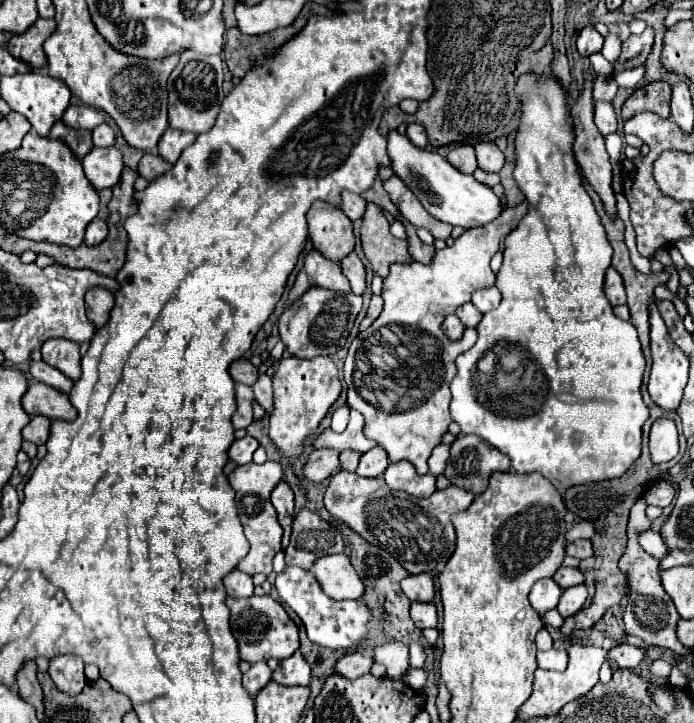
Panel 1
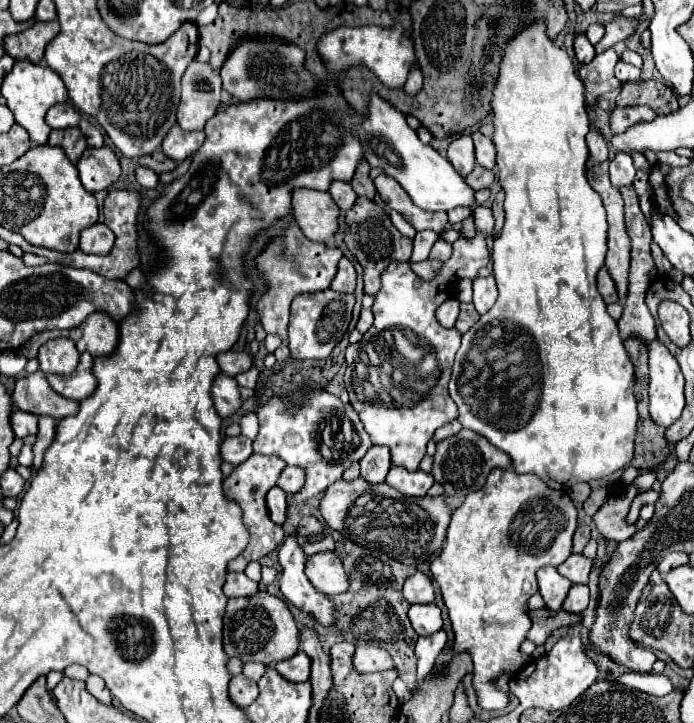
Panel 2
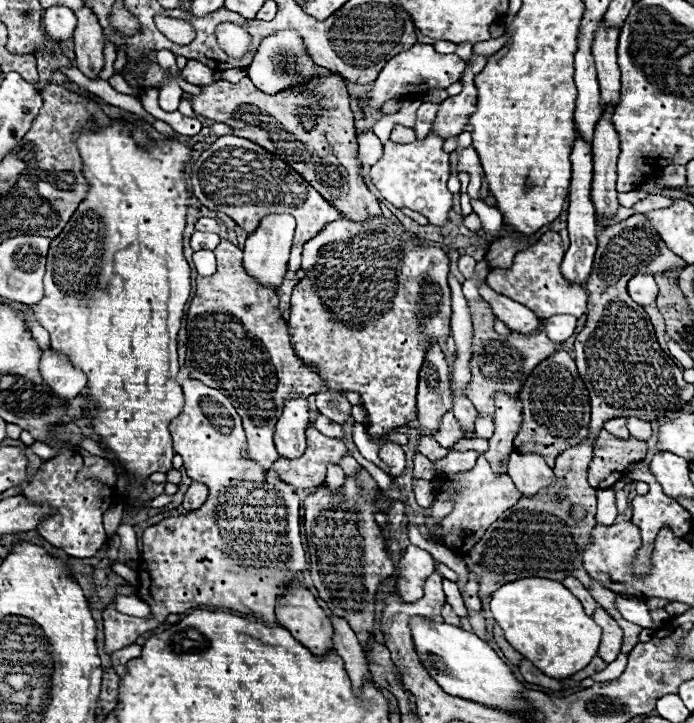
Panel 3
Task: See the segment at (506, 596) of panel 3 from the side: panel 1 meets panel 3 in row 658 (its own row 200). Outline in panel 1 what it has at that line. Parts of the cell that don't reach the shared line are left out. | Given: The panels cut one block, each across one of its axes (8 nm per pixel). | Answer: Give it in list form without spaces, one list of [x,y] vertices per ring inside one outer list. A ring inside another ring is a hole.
[[[526,74],[520,76],[516,92],[522,98],[522,124],[516,136],[516,170],[514,170],[514,178],[520,186],[520,190],[524,192],[526,200],[530,202],[530,212],[524,216],[524,220],[520,220],[518,228],[512,230],[506,240],[504,240],[504,262],[496,274],[496,288],[502,292],[502,302],[496,310],[490,310],[484,314],[484,318],[478,324],[478,342],[466,350],[464,354],[460,354],[456,358],[456,366],[458,366],[458,374],[454,376],[450,390],[452,390],[452,404],[450,404],[450,414],[452,420],[460,424],[462,434],[474,434],[480,436],[482,440],[486,440],[488,444],[492,444],[494,448],[498,448],[500,452],[504,452],[506,456],[510,456],[512,460],[512,470],[518,474],[526,474],[526,472],[540,472],[542,476],[546,476],[560,492],[568,490],[570,486],[576,484],[584,484],[584,482],[600,482],[600,480],[612,480],[612,478],[620,478],[620,474],[624,474],[638,458],[640,458],[640,442],[642,442],[642,424],[648,420],[648,408],[642,400],[640,394],[640,384],[642,384],[642,374],[646,368],[646,360],[640,348],[640,340],[636,334],[636,328],[630,322],[620,320],[618,316],[614,316],[612,306],[602,290],[604,286],[604,274],[610,266],[612,260],[612,246],[606,238],[604,226],[600,224],[600,216],[596,214],[596,208],[590,200],[590,196],[586,194],[584,186],[582,186],[582,176],[580,170],[574,162],[574,152],[572,152],[572,142],[574,142],[574,132],[572,132],[572,124],[568,120],[570,114],[570,106],[568,106],[568,98],[564,88],[560,86],[560,82],[552,76],[536,76],[536,74]],[[486,352],[494,352],[498,358],[498,388],[484,388],[484,382],[478,380],[478,362],[484,358]]]

